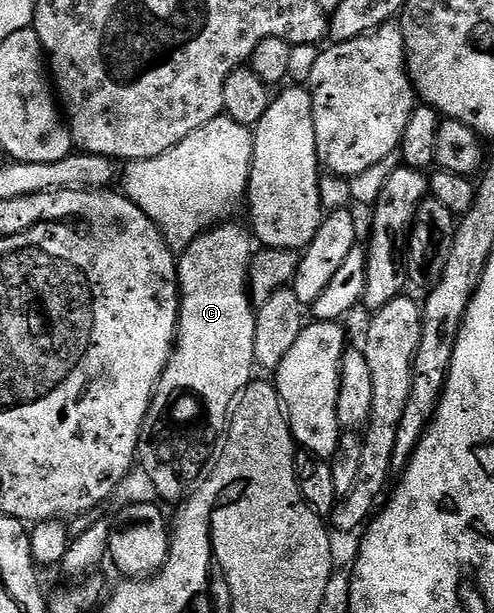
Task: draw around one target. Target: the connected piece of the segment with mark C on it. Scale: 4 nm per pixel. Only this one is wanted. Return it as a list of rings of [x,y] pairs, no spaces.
[[[221,221],[216,225],[204,230],[200,235],[195,237],[195,241],[191,241],[191,245],[187,245],[185,251],[180,252],[177,259],[177,290],[179,292],[179,306],[177,308],[177,338],[173,345],[173,353],[169,356],[169,364],[165,366],[165,371],[161,374],[161,379],[157,382],[157,387],[153,390],[153,399],[149,402],[149,408],[145,414],[145,420],[141,426],[141,435],[143,437],[151,437],[151,421],[159,415],[163,415],[163,411],[167,411],[169,407],[169,397],[173,395],[181,395],[181,393],[193,393],[201,399],[201,411],[205,413],[213,413],[213,417],[224,417],[226,420],[230,418],[231,408],[234,406],[235,400],[246,387],[249,386],[251,380],[254,378],[255,360],[253,354],[255,353],[255,321],[257,316],[255,314],[254,304],[250,300],[250,284],[249,284],[249,264],[253,259],[255,252],[255,239],[248,230],[245,231],[237,223],[229,223],[230,221]]]

